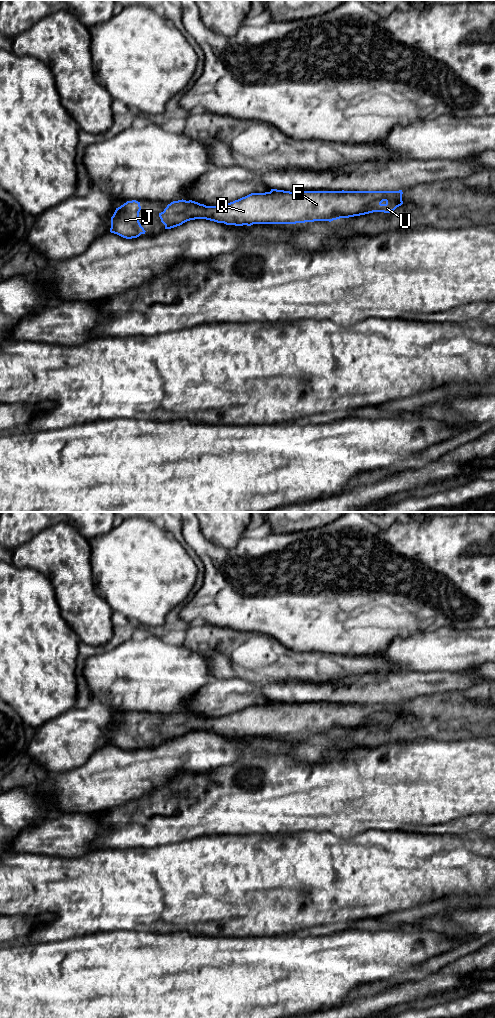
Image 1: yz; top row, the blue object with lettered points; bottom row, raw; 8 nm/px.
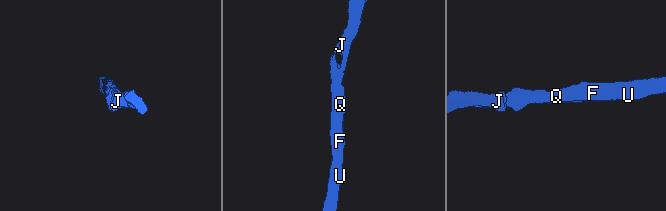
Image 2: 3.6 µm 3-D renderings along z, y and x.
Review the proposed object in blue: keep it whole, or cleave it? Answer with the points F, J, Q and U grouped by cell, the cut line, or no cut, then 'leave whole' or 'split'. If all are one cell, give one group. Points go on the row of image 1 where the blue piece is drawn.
groups F J Q U; cut none; leave whole

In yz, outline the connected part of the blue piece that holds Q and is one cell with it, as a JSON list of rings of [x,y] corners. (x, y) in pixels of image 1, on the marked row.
[[[271,189],[265,193],[251,193],[233,202],[206,206],[189,200],[173,201],[159,213],[165,229],[171,229],[183,223],[206,219],[217,223],[235,226],[253,224],[296,224],[314,221],[333,221],[373,212],[390,213],[403,204],[402,190],[399,191],[284,191]]]

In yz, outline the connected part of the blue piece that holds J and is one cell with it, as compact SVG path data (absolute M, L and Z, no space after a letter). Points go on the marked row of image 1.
M136 200L127 201L116 208L111 217L110 232L126 239L137 238L145 234L144 228L139 222L140 202Z

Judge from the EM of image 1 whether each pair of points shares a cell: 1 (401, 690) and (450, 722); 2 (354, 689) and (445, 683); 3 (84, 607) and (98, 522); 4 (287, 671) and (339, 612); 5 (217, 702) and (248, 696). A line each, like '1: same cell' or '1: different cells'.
1: different cells
2: same cell
3: different cells
4: different cells
5: same cell

